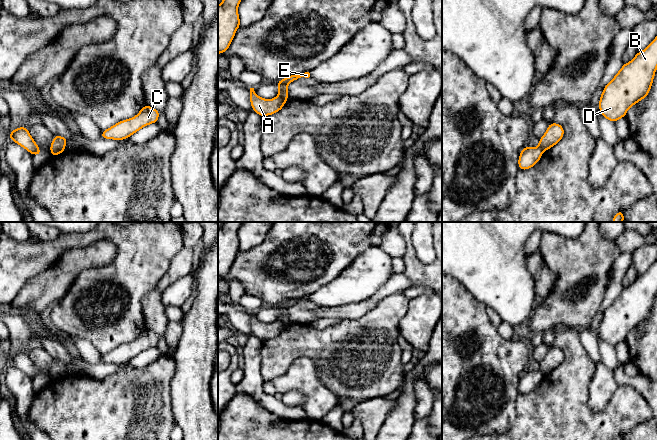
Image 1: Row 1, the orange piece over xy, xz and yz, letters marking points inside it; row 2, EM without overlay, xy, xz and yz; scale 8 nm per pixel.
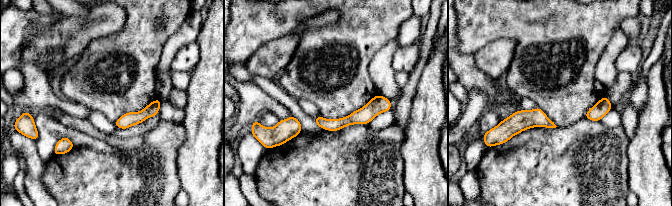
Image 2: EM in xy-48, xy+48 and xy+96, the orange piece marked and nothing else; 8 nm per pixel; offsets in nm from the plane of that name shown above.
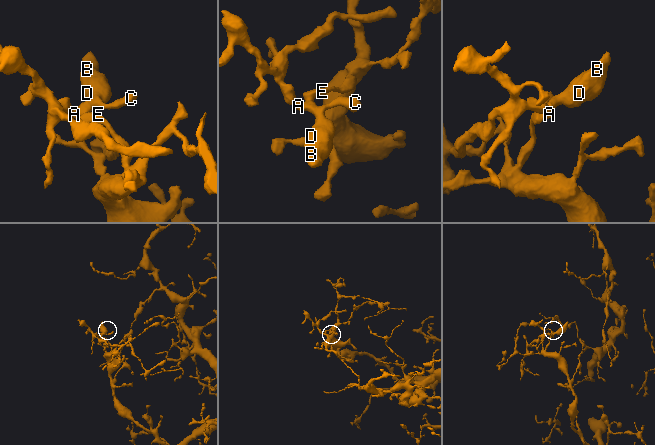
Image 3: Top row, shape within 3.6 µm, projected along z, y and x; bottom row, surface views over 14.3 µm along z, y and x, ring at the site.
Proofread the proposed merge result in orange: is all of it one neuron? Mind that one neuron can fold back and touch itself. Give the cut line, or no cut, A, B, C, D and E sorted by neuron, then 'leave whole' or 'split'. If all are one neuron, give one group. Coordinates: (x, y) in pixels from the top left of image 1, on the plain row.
cut in xz along (277, 320), (286, 323); A B C D / E; split

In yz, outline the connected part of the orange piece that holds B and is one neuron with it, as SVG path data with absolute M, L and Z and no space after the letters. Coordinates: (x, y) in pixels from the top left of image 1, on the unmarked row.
M657 260L604 311L600 338L611 346L624 342L630 331L647 321L657 293Z

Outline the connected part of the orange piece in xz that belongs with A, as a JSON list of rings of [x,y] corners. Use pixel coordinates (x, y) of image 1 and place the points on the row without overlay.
[[[250,312],[250,327],[252,334],[262,341],[277,337],[283,332],[286,325],[287,323],[282,321],[263,323],[255,317],[254,312]]]

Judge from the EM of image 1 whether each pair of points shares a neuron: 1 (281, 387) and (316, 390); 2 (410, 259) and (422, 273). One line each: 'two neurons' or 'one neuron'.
1: one neuron
2: one neuron

